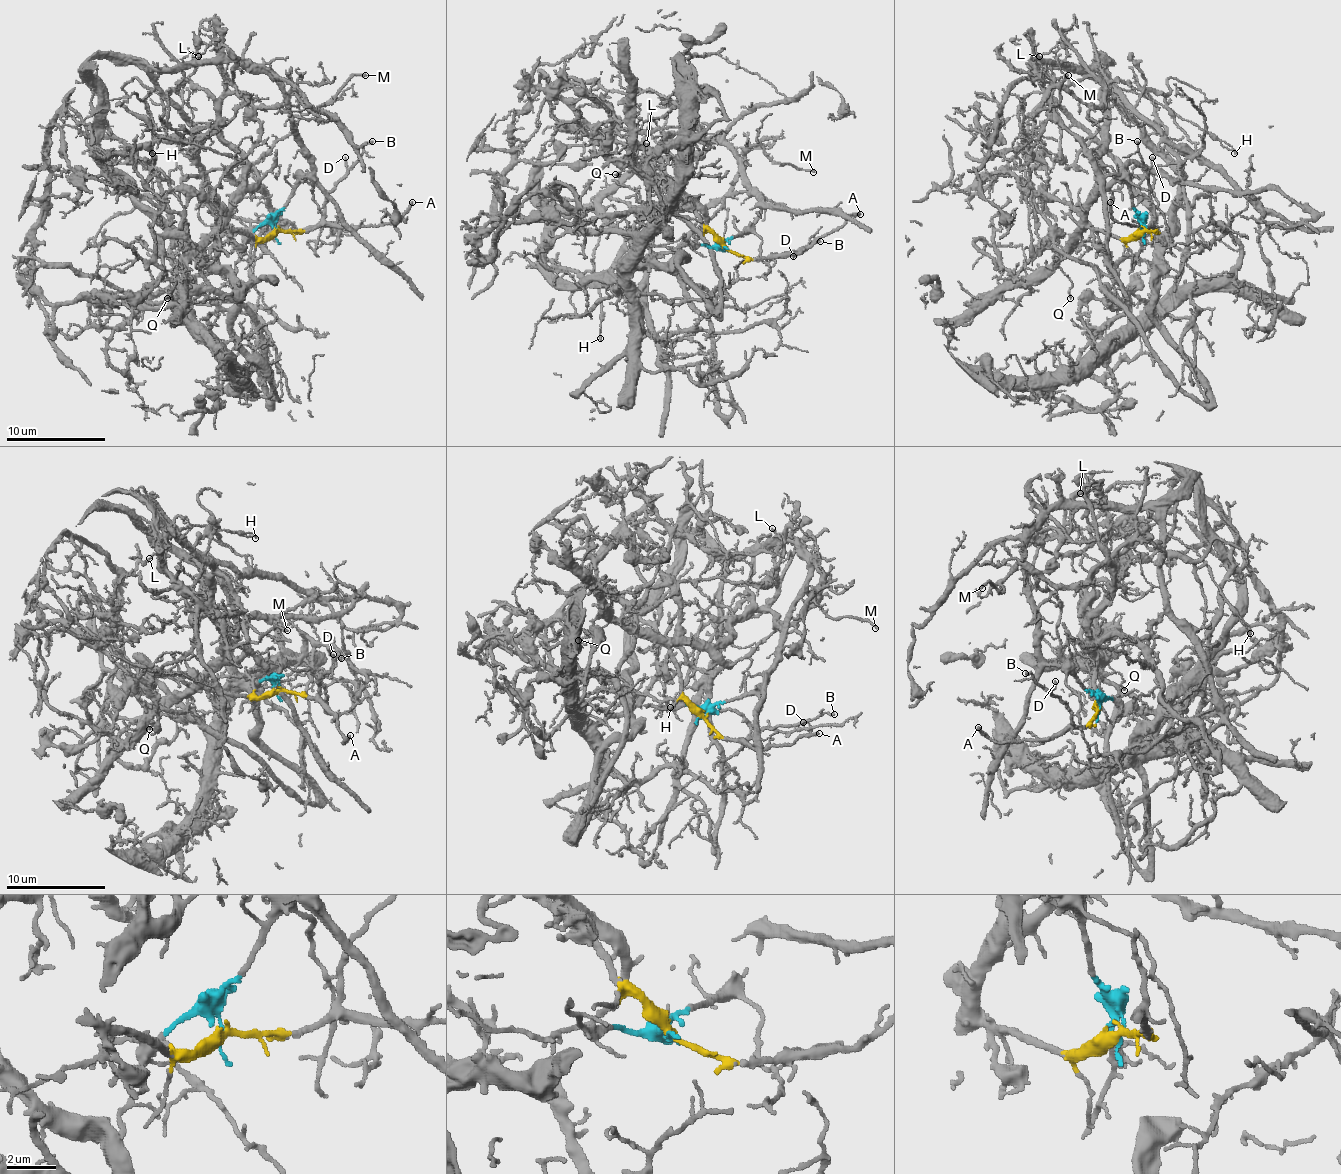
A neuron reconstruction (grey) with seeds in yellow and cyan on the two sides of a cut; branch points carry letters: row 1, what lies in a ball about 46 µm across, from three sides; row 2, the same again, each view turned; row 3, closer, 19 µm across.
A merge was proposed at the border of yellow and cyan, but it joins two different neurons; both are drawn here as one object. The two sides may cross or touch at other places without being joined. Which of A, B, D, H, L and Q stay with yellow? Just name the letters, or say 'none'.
A, B, D, Q

